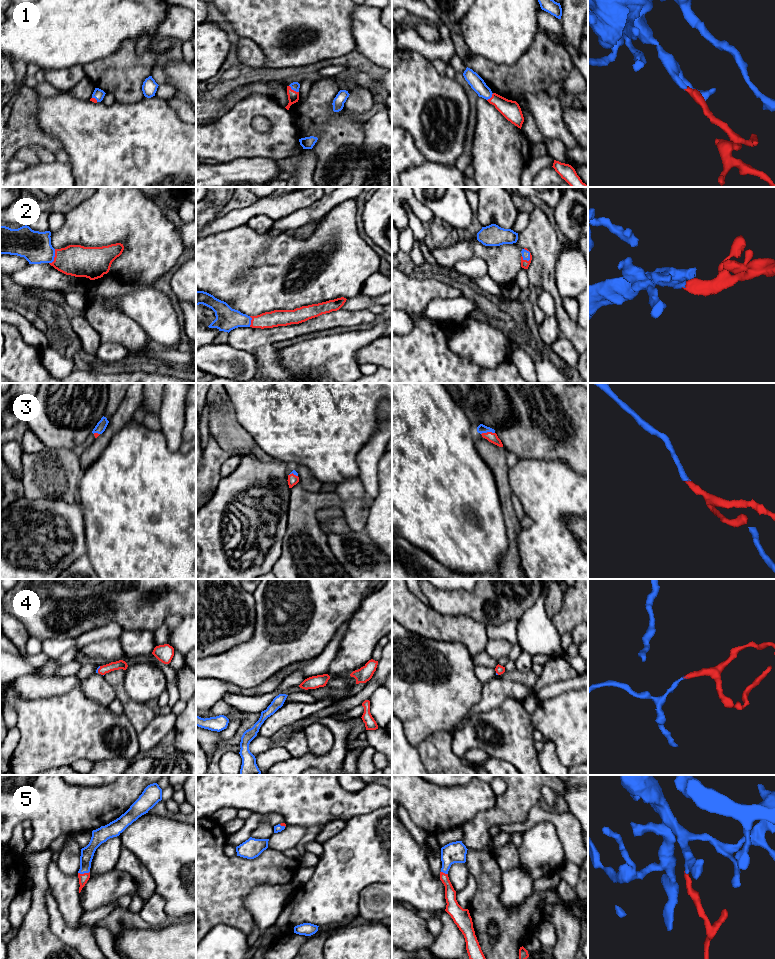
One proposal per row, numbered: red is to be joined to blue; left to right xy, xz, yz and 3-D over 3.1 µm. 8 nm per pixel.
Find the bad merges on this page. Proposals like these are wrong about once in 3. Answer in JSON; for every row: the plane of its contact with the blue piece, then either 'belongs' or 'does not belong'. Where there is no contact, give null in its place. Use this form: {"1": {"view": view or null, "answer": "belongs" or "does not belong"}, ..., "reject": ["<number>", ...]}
{"1": {"view": "xz", "answer": "belongs"}, "2": {"view": "yz", "answer": "belongs"}, "3": {"view": "yz", "answer": "belongs"}, "4": {"view": "xy", "answer": "belongs"}, "5": {"view": "xy", "answer": "belongs"}, "reject": []}

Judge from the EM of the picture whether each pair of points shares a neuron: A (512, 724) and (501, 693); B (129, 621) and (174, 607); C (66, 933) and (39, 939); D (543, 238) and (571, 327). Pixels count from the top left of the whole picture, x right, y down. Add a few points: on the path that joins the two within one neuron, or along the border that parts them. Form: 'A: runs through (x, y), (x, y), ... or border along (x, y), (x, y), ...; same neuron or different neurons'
A: border along (517, 699), (506, 698), (497, 707), (484, 713); different neurons
B: runs through (140, 610), (143, 607), (163, 607); same neuron
C: border along (47, 913), (49, 928), (73, 948); different neurons
D: runs through (544, 260), (545, 278), (557, 298), (558, 305); same neuron

